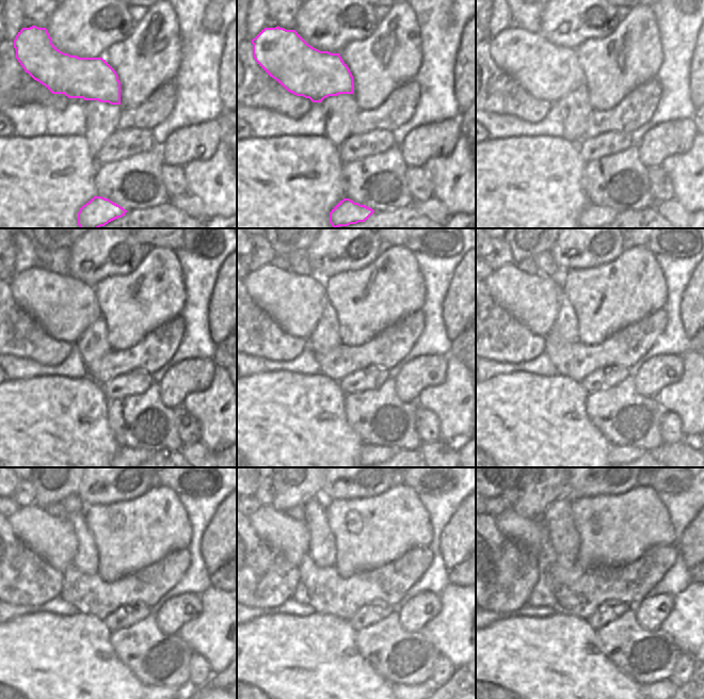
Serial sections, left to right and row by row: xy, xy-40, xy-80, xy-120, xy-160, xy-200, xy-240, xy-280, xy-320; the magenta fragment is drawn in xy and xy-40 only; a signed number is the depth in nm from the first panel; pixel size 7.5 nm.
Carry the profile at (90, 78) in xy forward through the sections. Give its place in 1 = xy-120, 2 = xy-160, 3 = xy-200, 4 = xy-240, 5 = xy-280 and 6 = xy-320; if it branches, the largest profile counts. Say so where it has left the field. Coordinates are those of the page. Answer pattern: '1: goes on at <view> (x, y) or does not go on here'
1: goes on at xy-120 (64, 306)
2: goes on at xy-160 (296, 302)
3: goes on at xy-200 (533, 300)
4: goes on at xy-240 (53, 539)
5: goes on at xy-280 (290, 538)
6: goes on at xy-320 (532, 536)

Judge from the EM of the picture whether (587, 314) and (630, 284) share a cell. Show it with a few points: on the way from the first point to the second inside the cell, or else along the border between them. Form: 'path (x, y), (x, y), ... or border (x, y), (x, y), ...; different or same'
path (597, 315), (620, 292); same

